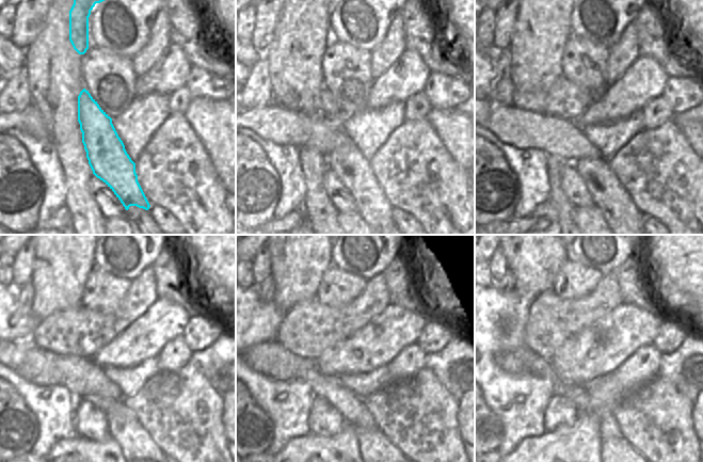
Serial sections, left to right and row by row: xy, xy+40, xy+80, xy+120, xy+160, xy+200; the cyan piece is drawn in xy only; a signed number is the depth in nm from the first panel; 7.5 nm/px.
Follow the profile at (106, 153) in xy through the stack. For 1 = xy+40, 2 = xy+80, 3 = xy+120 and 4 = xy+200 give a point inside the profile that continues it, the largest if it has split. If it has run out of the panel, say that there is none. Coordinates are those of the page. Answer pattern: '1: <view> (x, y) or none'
1: xy+40 (346, 160)
2: xy+80 (608, 195)
3: xy+120 (139, 449)
4: xy+200 (613, 451)

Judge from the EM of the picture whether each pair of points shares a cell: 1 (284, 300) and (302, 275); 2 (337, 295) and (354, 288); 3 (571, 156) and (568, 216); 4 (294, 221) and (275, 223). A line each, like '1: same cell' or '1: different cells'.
1: same cell
2: same cell
3: different cells
4: same cell

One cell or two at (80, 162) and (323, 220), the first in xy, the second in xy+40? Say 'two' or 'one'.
one

